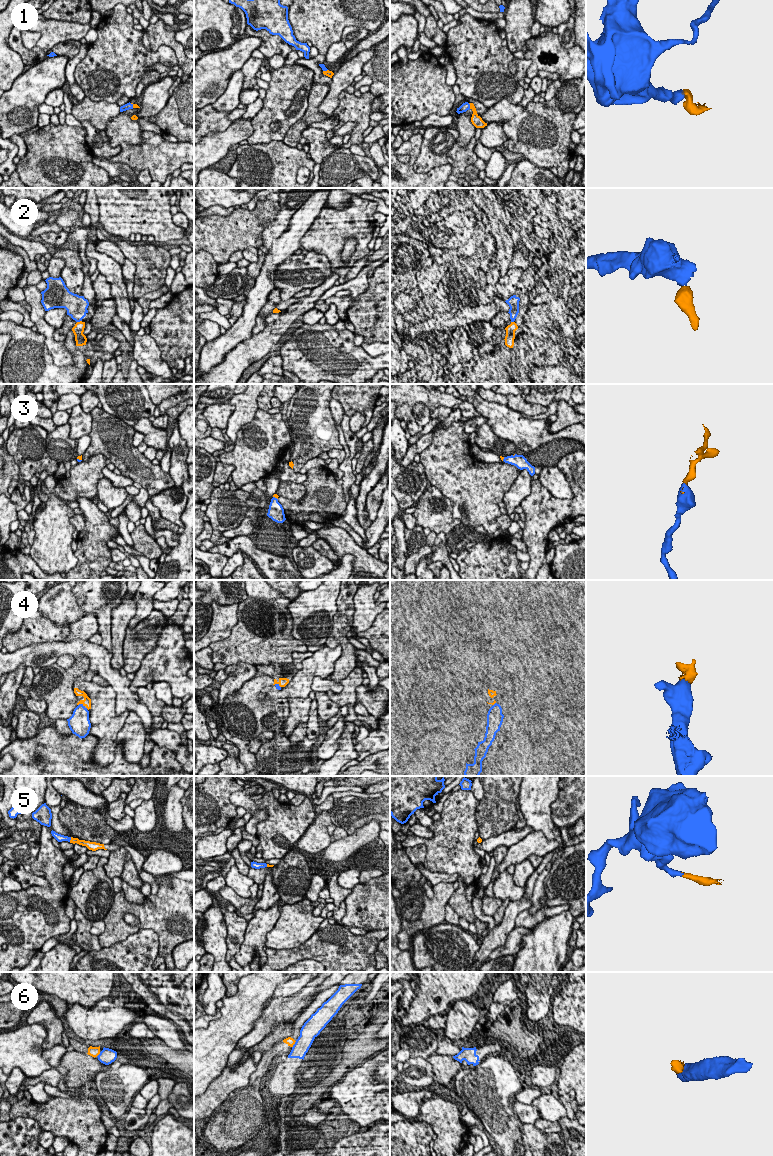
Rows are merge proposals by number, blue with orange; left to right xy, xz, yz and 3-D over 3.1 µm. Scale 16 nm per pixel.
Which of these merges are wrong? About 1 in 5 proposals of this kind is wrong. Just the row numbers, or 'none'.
2, 4, 6

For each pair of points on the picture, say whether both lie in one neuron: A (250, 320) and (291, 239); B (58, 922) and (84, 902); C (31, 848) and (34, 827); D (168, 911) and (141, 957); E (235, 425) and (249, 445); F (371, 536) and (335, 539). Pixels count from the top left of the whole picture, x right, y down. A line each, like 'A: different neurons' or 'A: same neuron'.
A: same neuron
B: different neurons
C: different neurons
D: different neurons
E: different neurons
F: different neurons

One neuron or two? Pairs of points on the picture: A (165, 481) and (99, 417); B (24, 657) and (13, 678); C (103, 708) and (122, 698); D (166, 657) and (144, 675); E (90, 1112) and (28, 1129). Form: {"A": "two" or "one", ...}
{"A": "one", "B": "two", "C": "two", "D": "one", "E": "two"}

